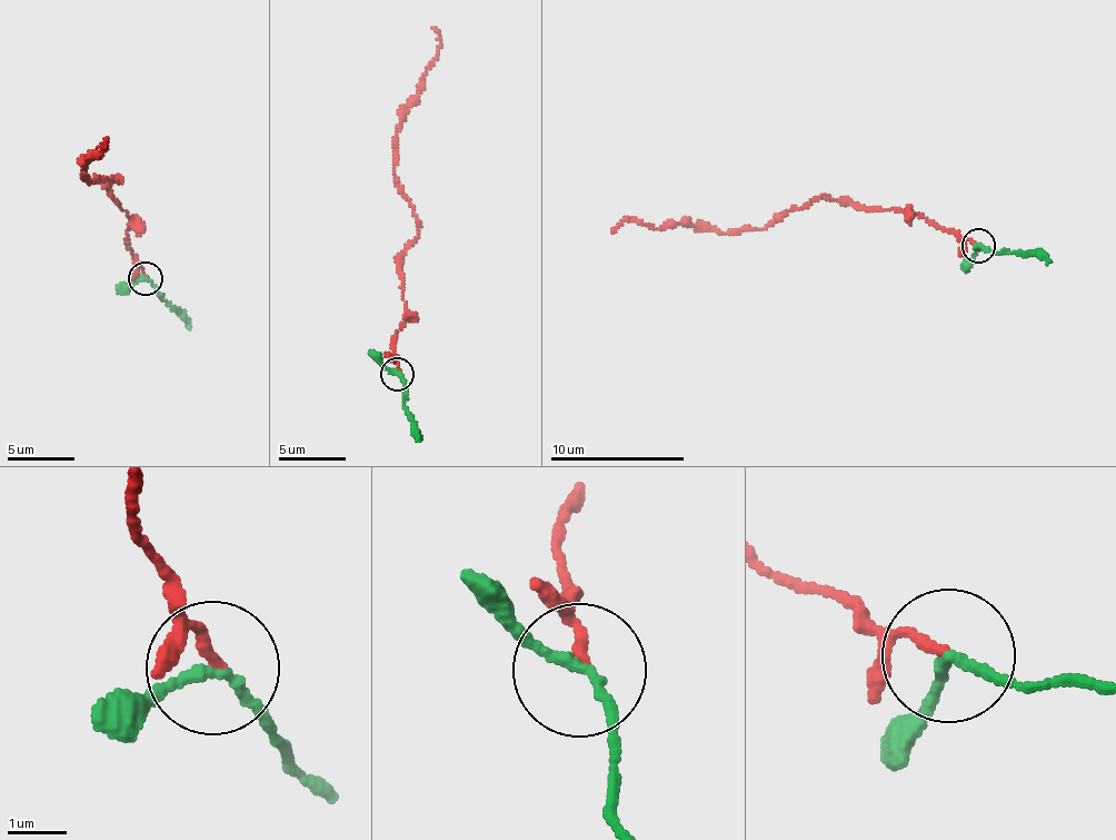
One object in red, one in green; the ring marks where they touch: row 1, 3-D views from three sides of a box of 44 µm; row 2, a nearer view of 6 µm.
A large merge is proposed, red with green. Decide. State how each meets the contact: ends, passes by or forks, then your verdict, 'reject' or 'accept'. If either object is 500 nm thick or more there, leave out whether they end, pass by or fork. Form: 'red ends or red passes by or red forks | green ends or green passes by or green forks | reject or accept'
red ends | green passes by | accept

